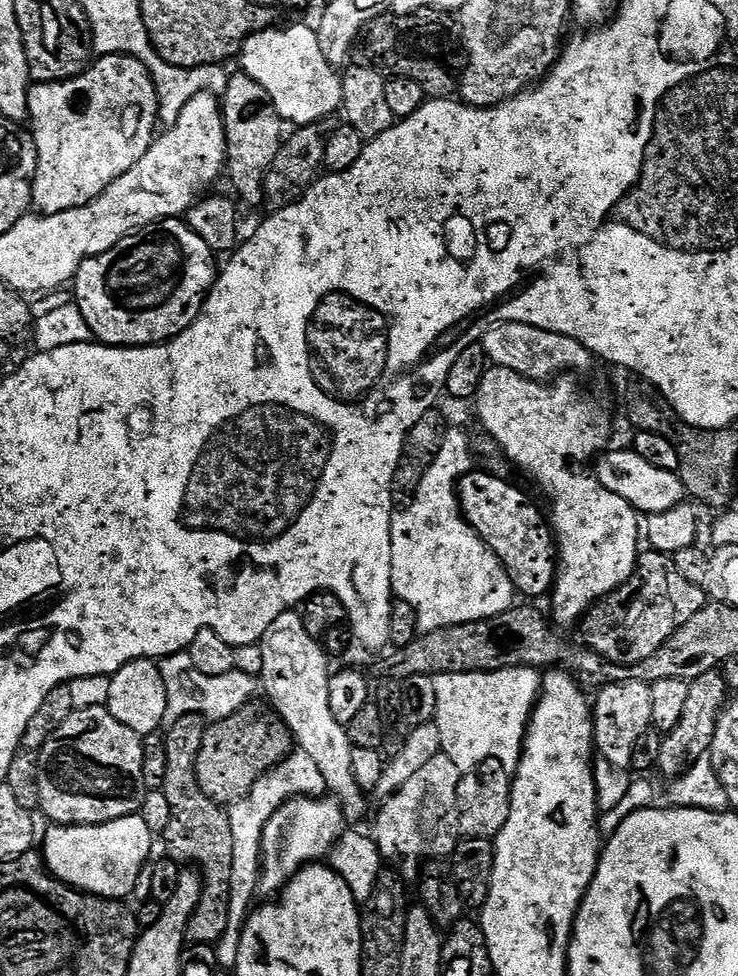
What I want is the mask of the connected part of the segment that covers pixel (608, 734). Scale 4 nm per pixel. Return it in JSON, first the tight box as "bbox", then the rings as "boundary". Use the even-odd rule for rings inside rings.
{"bbox":[594,682,653,769],"boundary":[[[614,682],[599,689],[594,696],[597,753],[614,767],[631,769],[638,738],[642,738],[642,734],[646,734],[653,727],[653,710],[652,689],[642,682]]]}

